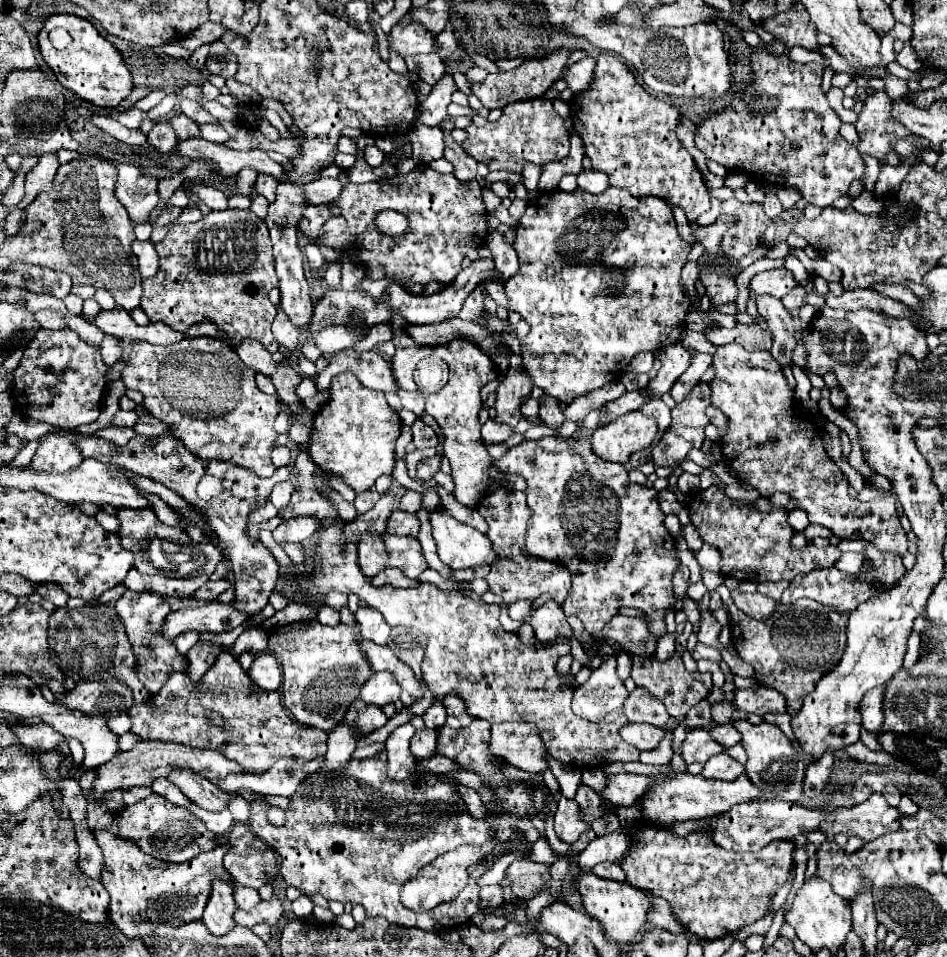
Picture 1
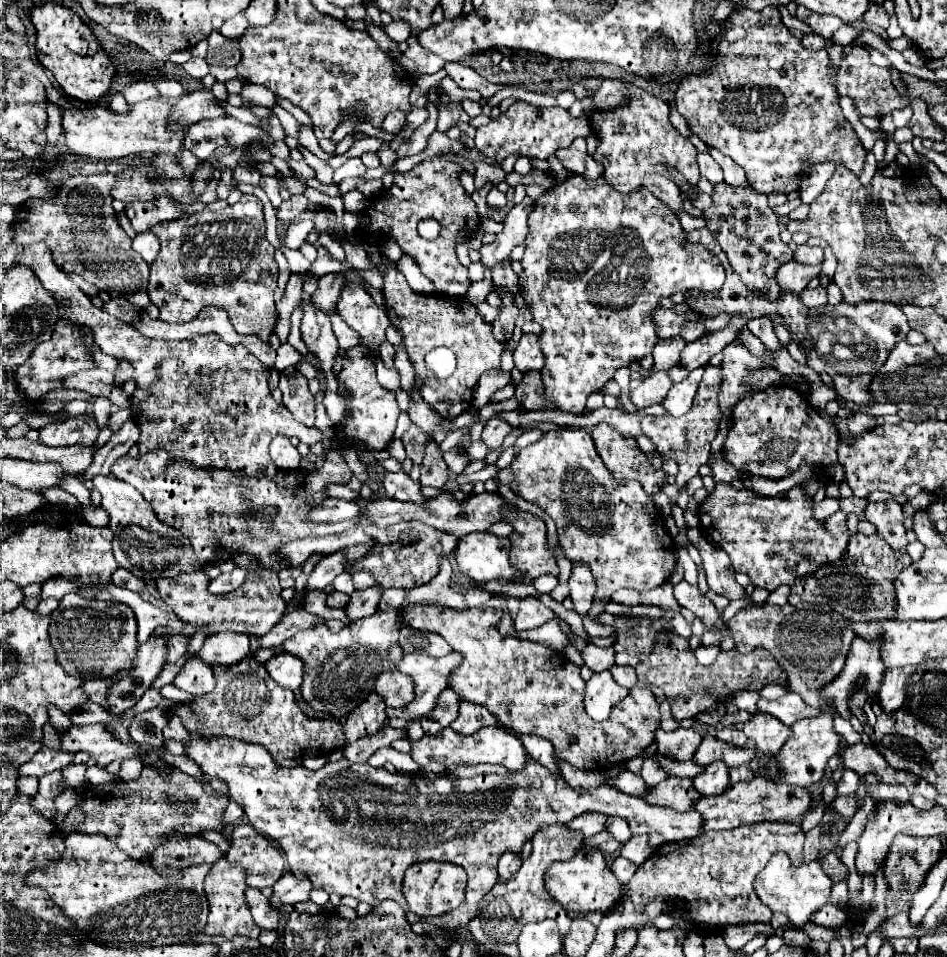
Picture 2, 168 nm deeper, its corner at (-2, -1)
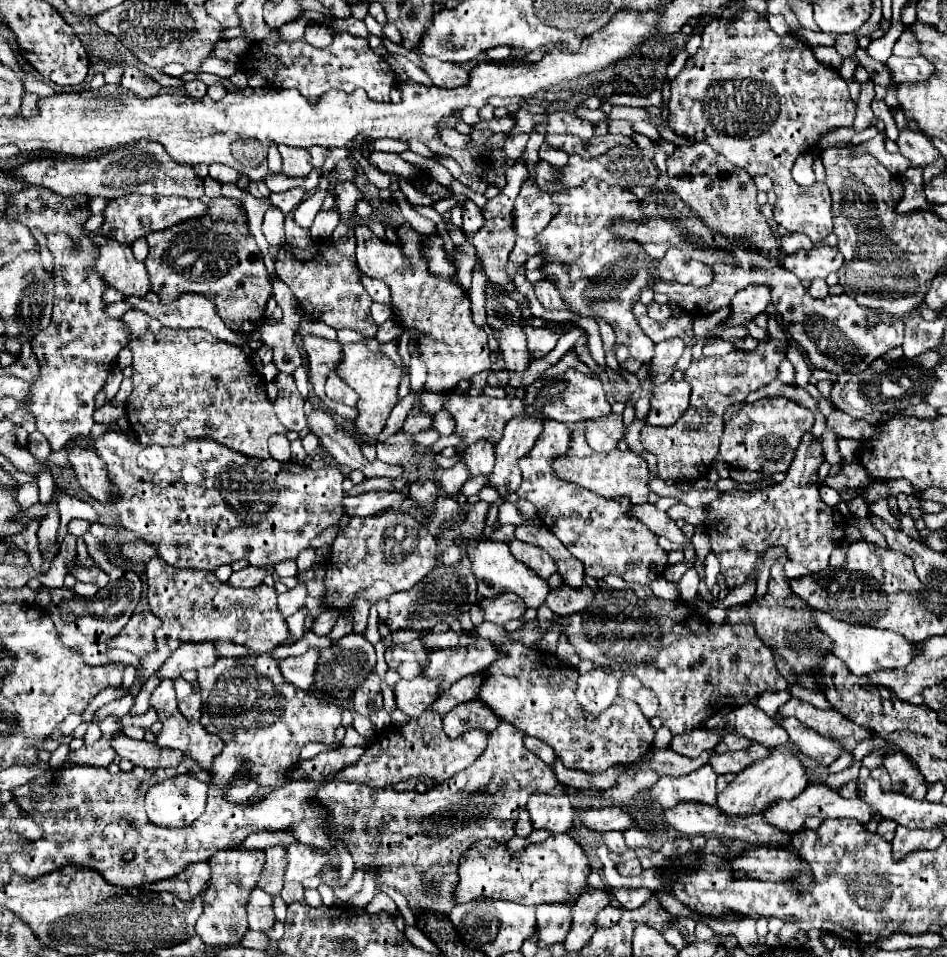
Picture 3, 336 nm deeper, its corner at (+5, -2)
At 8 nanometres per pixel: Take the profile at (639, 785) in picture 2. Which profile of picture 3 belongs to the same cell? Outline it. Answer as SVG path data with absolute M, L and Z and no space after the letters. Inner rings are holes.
M704 765L684 777L660 777L650 789L650 801L662 809L674 807L680 801L716 803L716 773L710 765Z

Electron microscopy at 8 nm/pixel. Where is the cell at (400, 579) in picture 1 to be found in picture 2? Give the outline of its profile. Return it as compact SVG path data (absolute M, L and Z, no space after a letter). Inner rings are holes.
M373 586L367 590L355 590L349 596L349 604L345 608L347 618L353 622L353 620L359 620L363 616L371 616L371 612L375 612L379 606L381 590L383 590L381 586Z

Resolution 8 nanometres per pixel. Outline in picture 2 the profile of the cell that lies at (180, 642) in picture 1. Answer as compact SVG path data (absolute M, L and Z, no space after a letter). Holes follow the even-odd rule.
M183 634L169 636L169 640L167 640L167 662L177 662L185 654L187 642L189 642L189 638Z

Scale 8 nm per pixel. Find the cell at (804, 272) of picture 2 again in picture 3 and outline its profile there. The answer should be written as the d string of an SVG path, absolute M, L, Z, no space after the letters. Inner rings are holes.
M812 247L810 251L798 251L782 259L782 267L794 273L800 281L826 279L830 273L842 267L842 253L836 247Z

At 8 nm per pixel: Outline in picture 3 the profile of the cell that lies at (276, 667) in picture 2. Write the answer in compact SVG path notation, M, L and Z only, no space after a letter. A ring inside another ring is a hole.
M312 649L304 655L298 657L288 657L284 661L278 661L280 671L284 675L284 679L288 683L292 683L294 687L306 691L312 687L312 679L314 679L314 669L316 669L316 661L318 661L318 651Z

